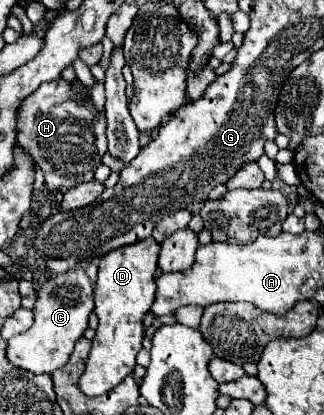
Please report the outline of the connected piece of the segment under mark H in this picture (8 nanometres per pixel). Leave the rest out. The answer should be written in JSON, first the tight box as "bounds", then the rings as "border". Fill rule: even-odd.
{"bounds":[17,79,107,191],"border":[[[55,79],[43,83],[35,93],[21,101],[17,111],[17,143],[33,155],[37,167],[45,175],[45,185],[51,191],[73,187],[93,179],[93,171],[107,151],[105,115],[93,107],[91,99],[75,95],[73,83]]]}

